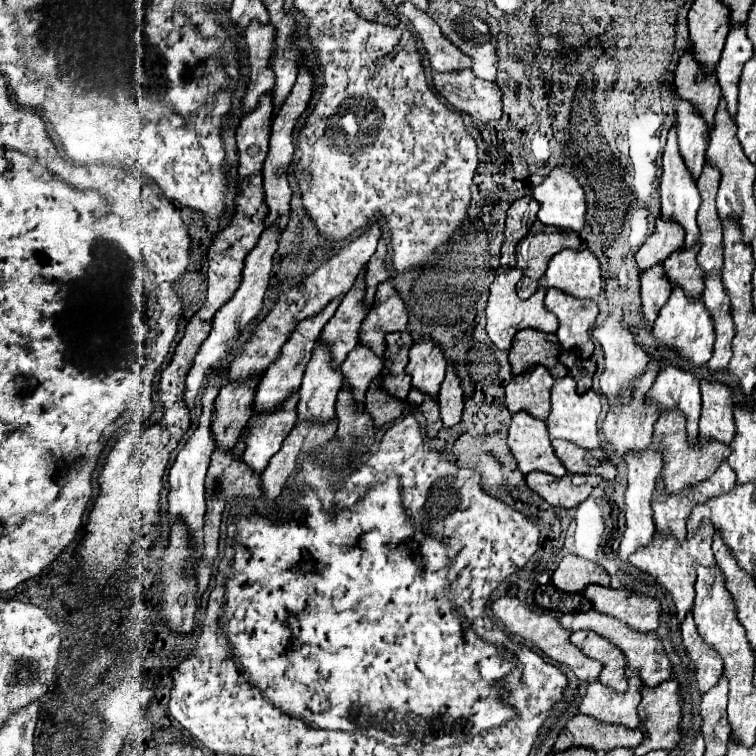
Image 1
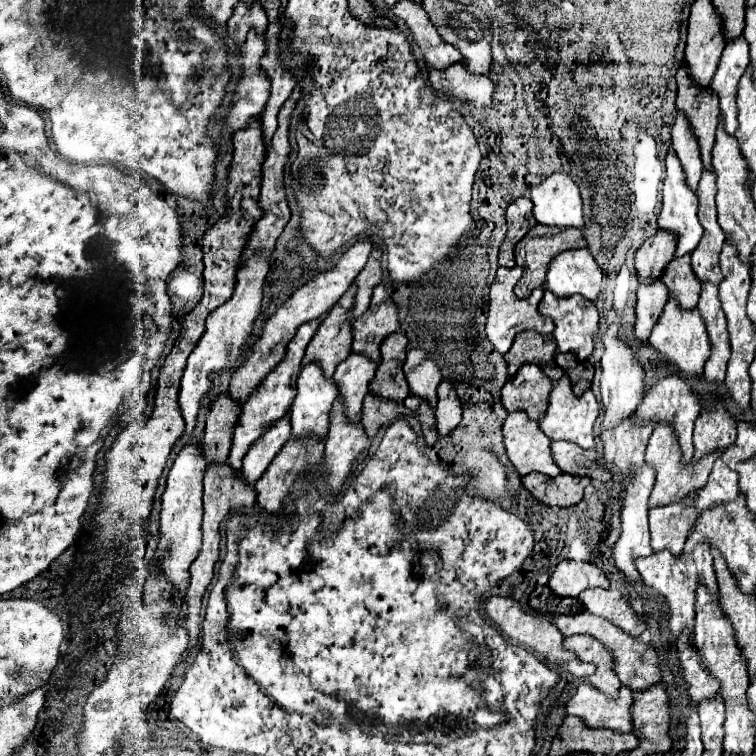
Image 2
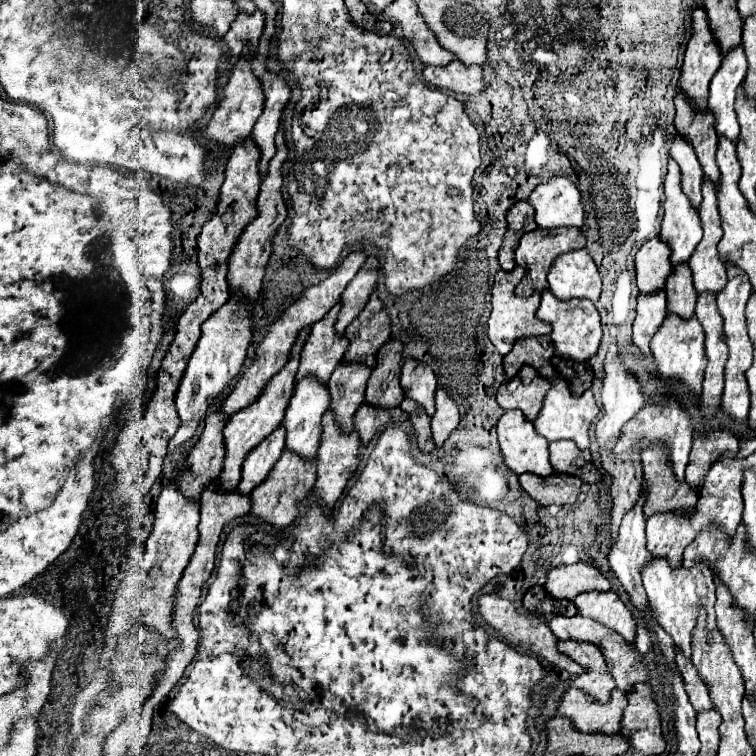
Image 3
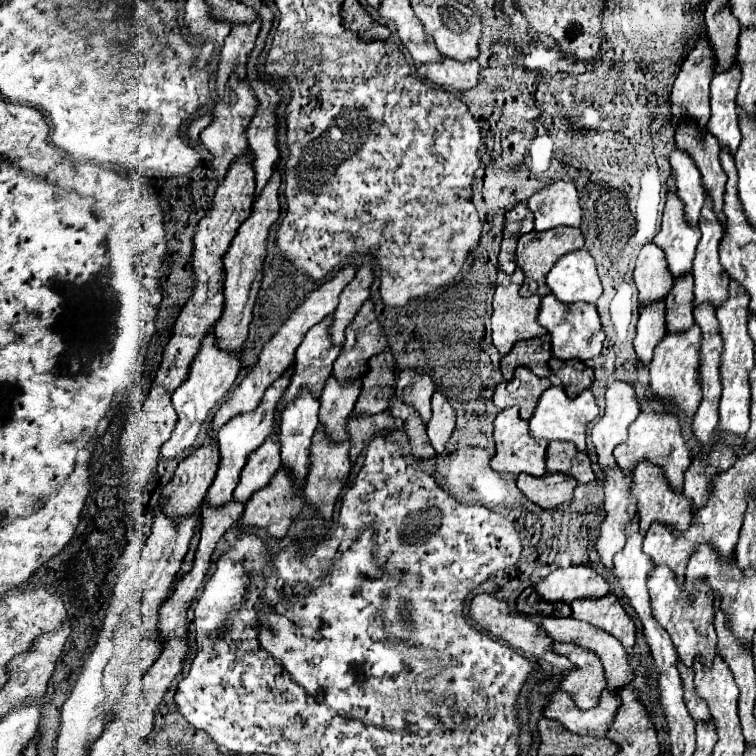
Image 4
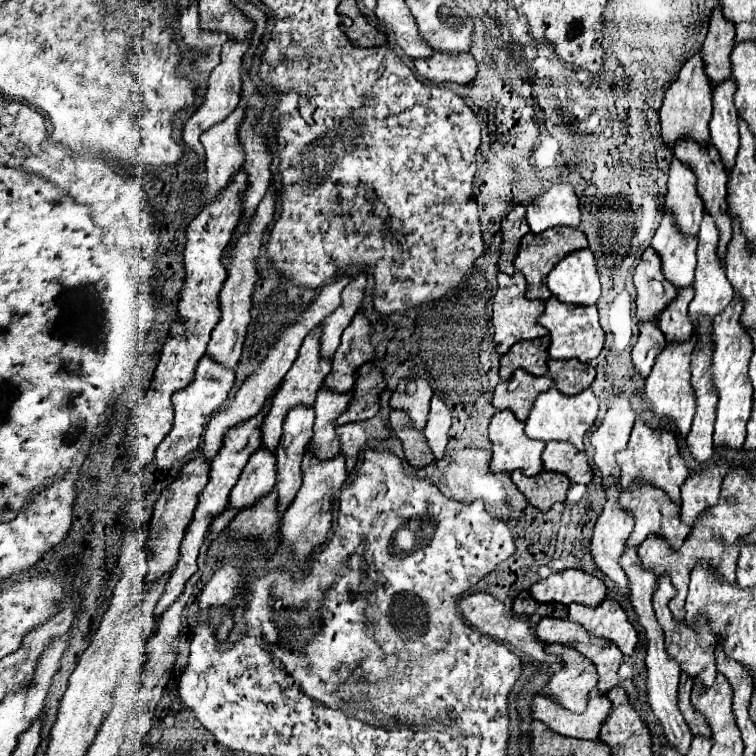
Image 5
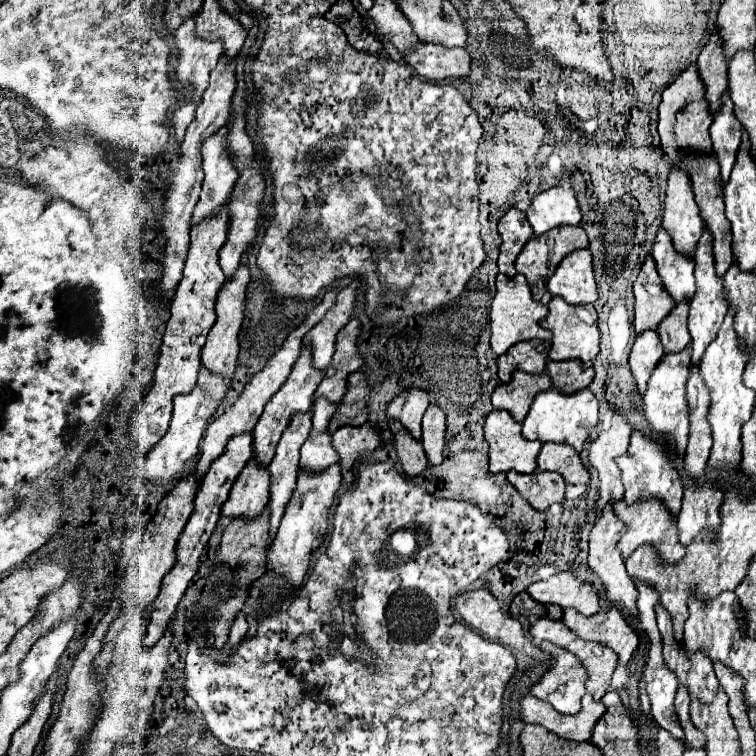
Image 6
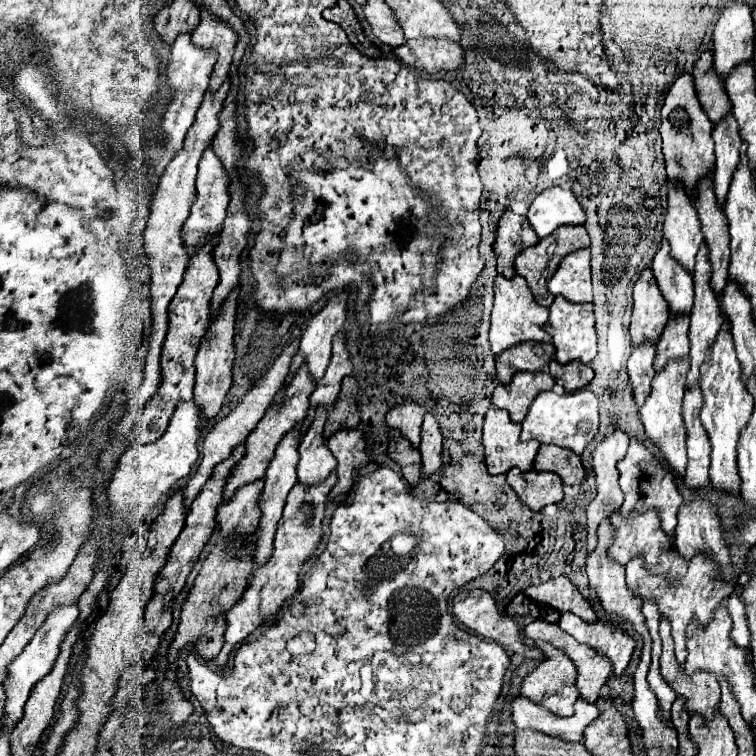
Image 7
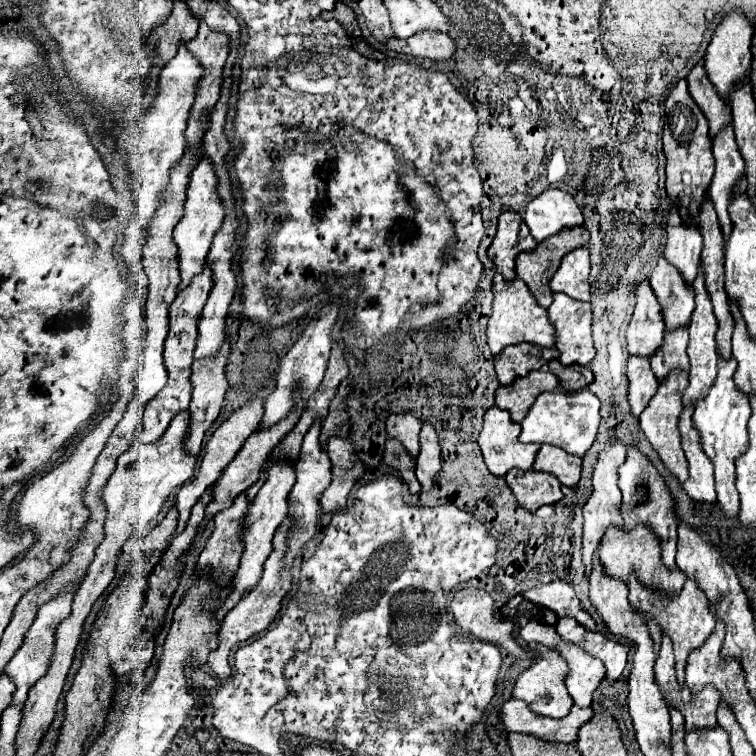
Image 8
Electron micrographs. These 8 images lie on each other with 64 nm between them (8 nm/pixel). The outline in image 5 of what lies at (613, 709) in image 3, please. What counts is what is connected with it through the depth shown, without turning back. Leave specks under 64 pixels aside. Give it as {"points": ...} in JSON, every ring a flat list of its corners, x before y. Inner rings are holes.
{"points":[[592,692,592,696,588,696,588,708,582,714,564,710,548,696,534,696,530,716,532,720,540,720,548,724,548,728,554,728,554,732,562,736,580,738,580,740,596,740,600,726,610,714,610,708,612,708,610,700,598,692]]}

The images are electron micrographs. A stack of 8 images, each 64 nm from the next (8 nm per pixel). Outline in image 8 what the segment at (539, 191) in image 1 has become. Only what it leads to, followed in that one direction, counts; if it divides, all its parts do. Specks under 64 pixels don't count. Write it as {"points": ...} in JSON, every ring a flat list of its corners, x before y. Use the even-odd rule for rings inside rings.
{"points":[[546,190,536,196,524,210,524,222,536,242,542,242,564,228,584,222,574,198,562,190]]}

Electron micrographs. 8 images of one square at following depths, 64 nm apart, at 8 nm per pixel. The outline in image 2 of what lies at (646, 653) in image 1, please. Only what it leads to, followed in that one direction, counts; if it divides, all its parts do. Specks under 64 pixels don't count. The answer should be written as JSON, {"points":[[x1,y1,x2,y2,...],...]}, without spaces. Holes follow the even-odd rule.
{"points":[[580,612,580,614,574,614,574,616,558,616,554,620,554,624,556,624,556,628,564,636,586,634,586,636,592,636,596,640,602,640,602,644,612,652,616,676,620,678,622,686,632,688,632,692,638,692,638,690,648,688,652,684,658,684,658,680,660,680,660,668,658,668,658,656,656,656,656,652,650,646,644,646,638,638,628,636,626,632,622,632,614,624,610,624,608,620,602,620,600,616,592,616,588,612]]}

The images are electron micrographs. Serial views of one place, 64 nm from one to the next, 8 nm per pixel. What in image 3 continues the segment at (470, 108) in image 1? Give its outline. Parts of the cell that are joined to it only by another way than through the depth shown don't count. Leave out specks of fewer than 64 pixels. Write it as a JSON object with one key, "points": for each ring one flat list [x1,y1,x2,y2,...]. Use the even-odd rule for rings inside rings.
{"points":[[452,60,452,64,446,64,444,68,424,68,424,78,432,86,448,88,458,94,478,94,482,90,482,68,472,64,466,66,460,60]]}

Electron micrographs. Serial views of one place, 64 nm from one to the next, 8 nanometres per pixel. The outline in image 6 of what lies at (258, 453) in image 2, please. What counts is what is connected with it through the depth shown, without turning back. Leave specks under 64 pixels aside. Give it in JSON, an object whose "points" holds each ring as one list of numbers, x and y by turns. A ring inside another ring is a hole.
{"points":[[252,460,250,464,246,464,238,480,234,482,220,516,224,516,226,520,234,520,236,516,256,520,256,516,260,516,268,504,268,486,270,486,268,470,256,466,256,462]]}

